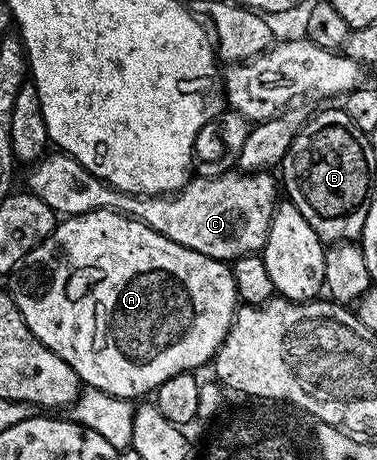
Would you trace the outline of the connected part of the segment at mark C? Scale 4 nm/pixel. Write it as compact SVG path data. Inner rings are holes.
M47 154L37 161L29 169L30 177L25 184L31 194L43 200L56 214L79 216L101 208L125 212L127 216L164 234L164 238L172 238L172 242L188 246L188 250L227 262L261 253L266 246L270 223L280 200L279 185L276 180L274 185L269 171L252 173L233 170L223 176L195 175L186 181L179 192L168 196L129 196L127 192L118 192L84 170L84 166L71 156L57 155Z

